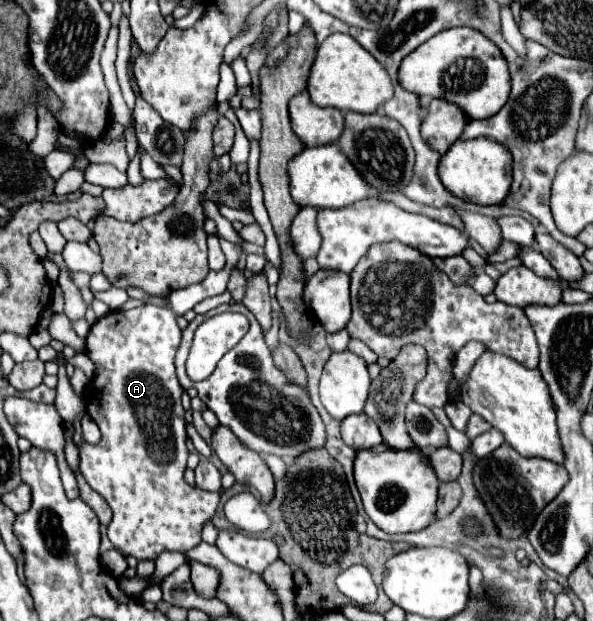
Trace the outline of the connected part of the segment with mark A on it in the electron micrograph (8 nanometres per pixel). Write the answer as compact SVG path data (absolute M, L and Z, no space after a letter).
M220 238L222 252L226 254L226 266L222 270L210 270L208 276L192 284L184 290L178 290L170 300L170 308L158 308L158 306L138 306L128 312L112 310L108 316L100 318L86 338L86 354L88 358L100 368L98 376L92 380L88 388L92 388L84 402L86 412L92 416L92 420L98 424L102 438L98 444L78 444L80 452L80 472L84 474L86 482L104 496L108 506L112 508L112 522L110 522L110 542L116 550L120 550L124 556L134 556L136 560L150 558L156 560L158 554L164 550L192 550L200 542L200 530L204 522L208 522L214 516L214 510L218 506L220 494L210 494L198 488L192 488L184 482L184 470L188 460L188 448L186 448L186 420L184 420L184 408L180 404L182 386L178 384L176 370L174 370L174 356L180 346L180 328L176 324L176 314L184 314L196 306L208 296L222 294L226 290L228 278L238 266L240 260L240 246L230 244Z

